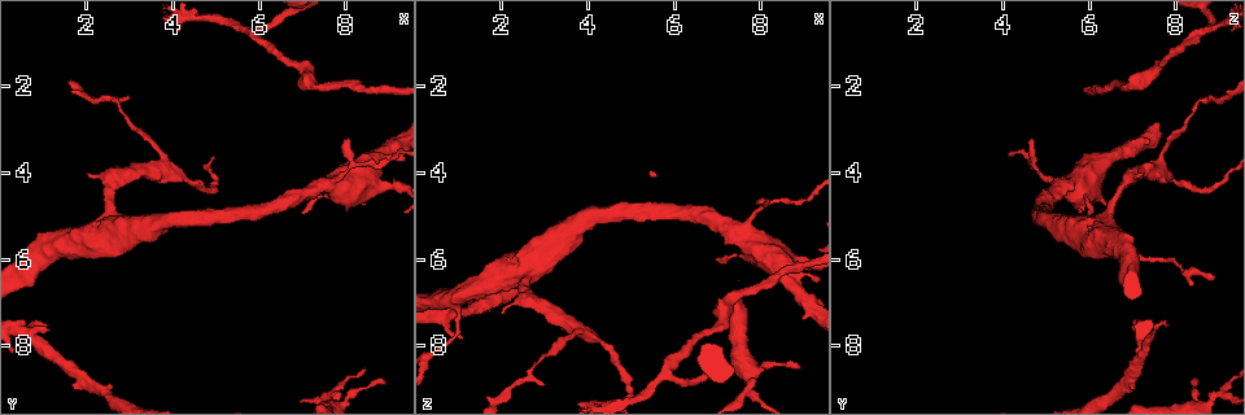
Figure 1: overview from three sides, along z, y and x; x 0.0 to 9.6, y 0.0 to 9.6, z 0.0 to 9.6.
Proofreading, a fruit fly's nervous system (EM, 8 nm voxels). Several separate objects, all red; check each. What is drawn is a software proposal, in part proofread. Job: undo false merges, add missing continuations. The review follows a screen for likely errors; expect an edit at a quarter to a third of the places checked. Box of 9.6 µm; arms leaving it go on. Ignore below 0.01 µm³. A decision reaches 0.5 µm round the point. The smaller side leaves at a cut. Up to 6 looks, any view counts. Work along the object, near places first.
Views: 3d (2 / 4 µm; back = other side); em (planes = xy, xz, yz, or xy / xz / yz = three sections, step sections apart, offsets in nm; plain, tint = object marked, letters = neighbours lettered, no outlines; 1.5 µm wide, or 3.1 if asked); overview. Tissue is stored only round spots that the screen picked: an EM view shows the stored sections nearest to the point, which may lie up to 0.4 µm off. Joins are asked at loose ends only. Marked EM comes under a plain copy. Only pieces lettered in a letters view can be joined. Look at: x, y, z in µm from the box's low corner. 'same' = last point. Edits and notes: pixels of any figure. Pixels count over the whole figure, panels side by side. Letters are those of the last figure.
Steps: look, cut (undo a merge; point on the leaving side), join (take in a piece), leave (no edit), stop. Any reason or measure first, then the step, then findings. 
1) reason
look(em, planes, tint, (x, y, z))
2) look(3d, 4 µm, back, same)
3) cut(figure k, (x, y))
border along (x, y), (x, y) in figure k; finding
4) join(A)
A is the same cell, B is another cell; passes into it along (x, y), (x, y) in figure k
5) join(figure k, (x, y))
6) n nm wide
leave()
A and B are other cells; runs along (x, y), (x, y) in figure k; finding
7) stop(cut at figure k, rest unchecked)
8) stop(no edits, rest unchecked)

calibre changes
look(em, planes, letters, (6.90, 1.60, 7.60))

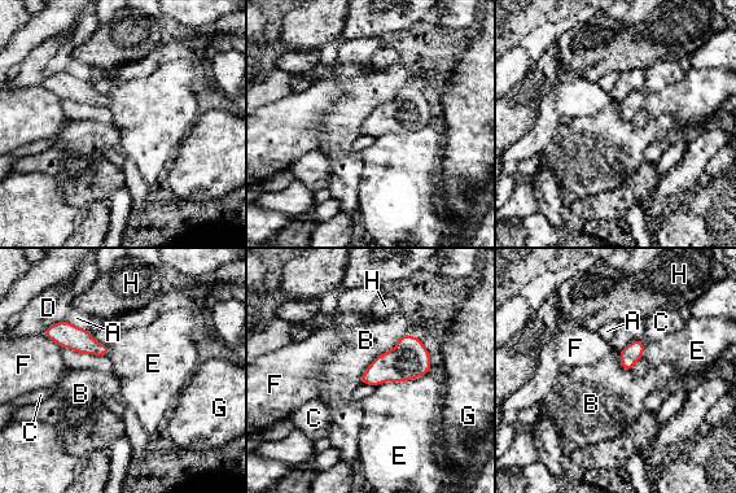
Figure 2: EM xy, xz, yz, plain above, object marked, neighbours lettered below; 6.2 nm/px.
leave()
A, B, C, D, E, F, G and H are other cells; border along (406, 334), (375, 358), (360, 383) in figure 2; continuous, no second neuron

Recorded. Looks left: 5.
abrupt turn
look(3d, 4 µm, (5.90, 0.65, 8.65))

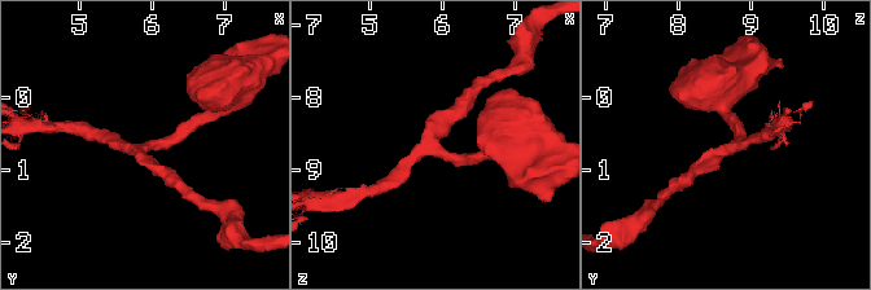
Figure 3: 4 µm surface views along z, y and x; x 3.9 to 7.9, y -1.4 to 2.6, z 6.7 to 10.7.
3 arms; arms of 160, 170, 190 nm; now the EM
look(em, yz, step 4, tint, (5.85, 0.70, 8.65))

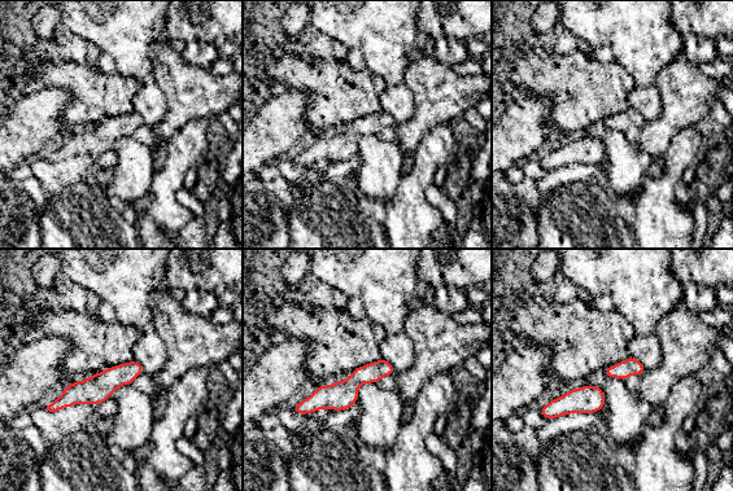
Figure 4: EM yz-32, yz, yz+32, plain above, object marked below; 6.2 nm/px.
look(em, planes, letters, same)

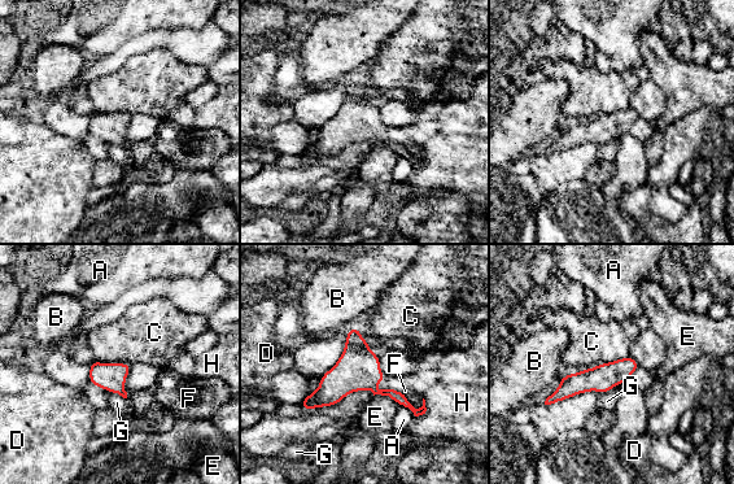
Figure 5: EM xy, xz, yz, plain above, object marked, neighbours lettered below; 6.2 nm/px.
170 nm wide
leave()
A, B, C, D, E, F, G and H are other cells; one neuron here

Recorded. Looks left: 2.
sudden change in width
look(em, planes, letters, (2.70, 4.20, 6.85))

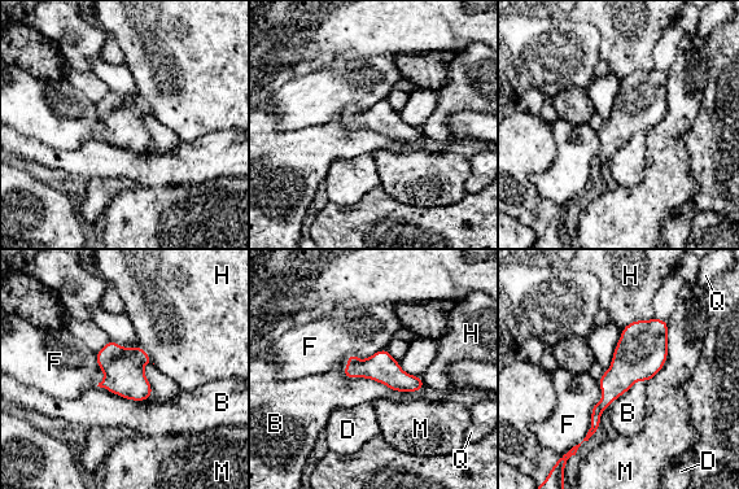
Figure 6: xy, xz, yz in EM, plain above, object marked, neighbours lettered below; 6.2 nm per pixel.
B touches over 500 nm
leave()
B, D, F, H, M and Q are other cells; border along (654, 317), (634, 319), (622, 328) in figure 6; one neuron here

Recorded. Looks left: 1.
stop(no edits, rest unchecked)

